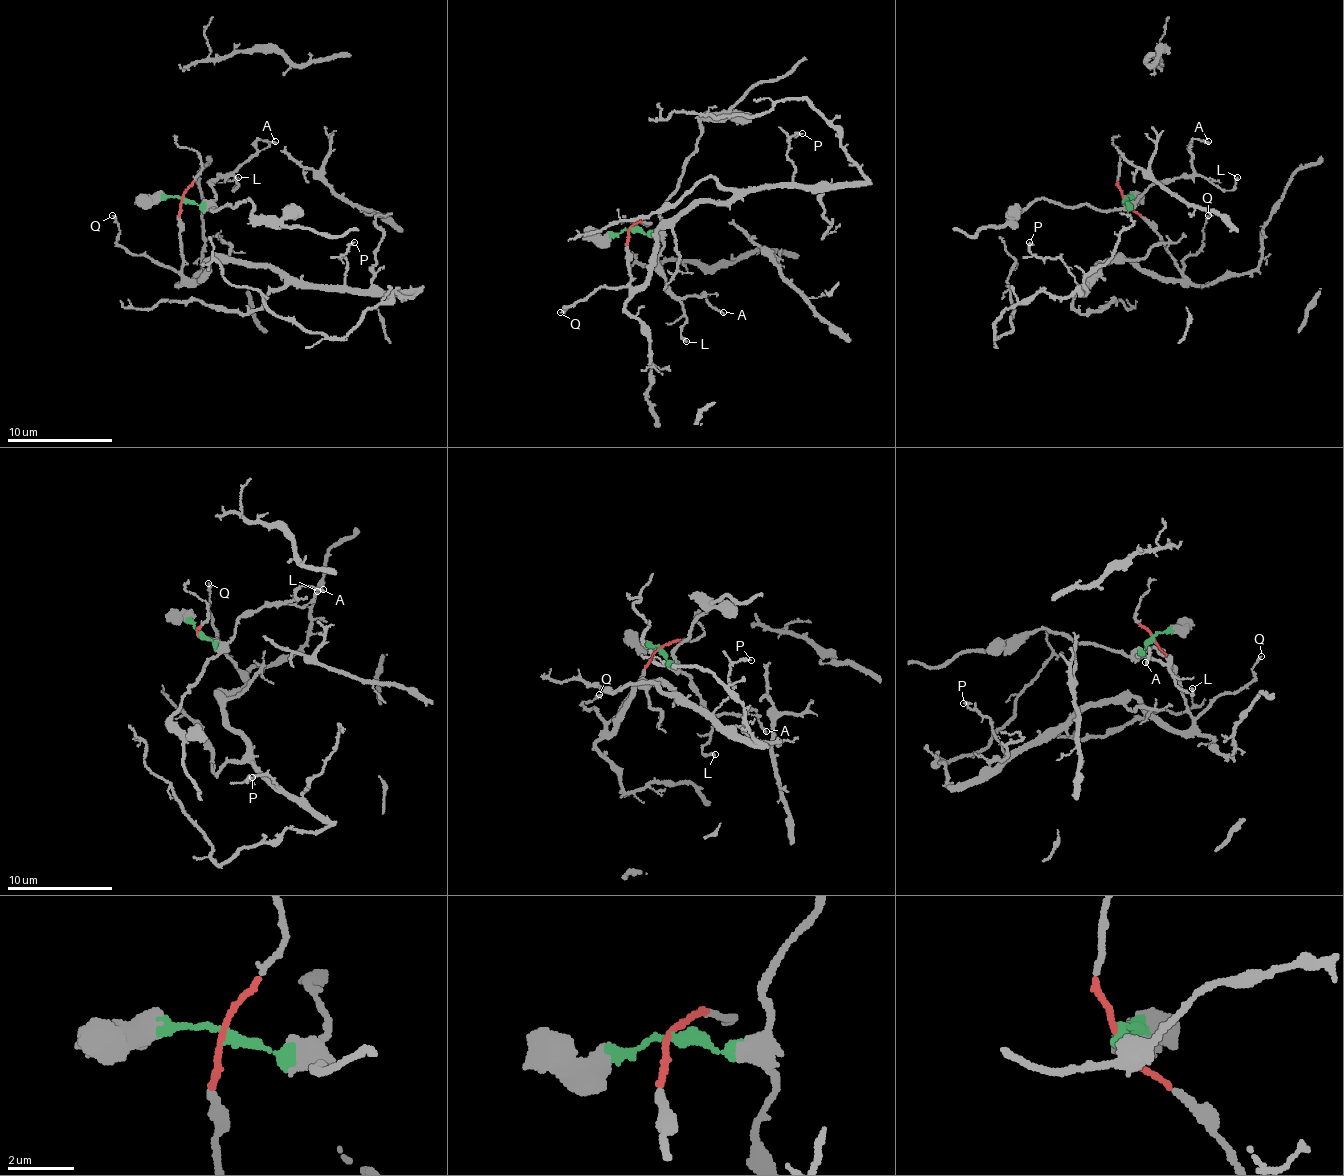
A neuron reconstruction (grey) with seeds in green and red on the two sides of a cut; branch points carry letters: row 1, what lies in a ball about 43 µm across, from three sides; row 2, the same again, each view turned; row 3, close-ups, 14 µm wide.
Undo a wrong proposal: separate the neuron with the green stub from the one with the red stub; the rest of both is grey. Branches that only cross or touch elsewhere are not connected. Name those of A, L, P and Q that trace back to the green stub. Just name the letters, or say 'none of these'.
A, L

